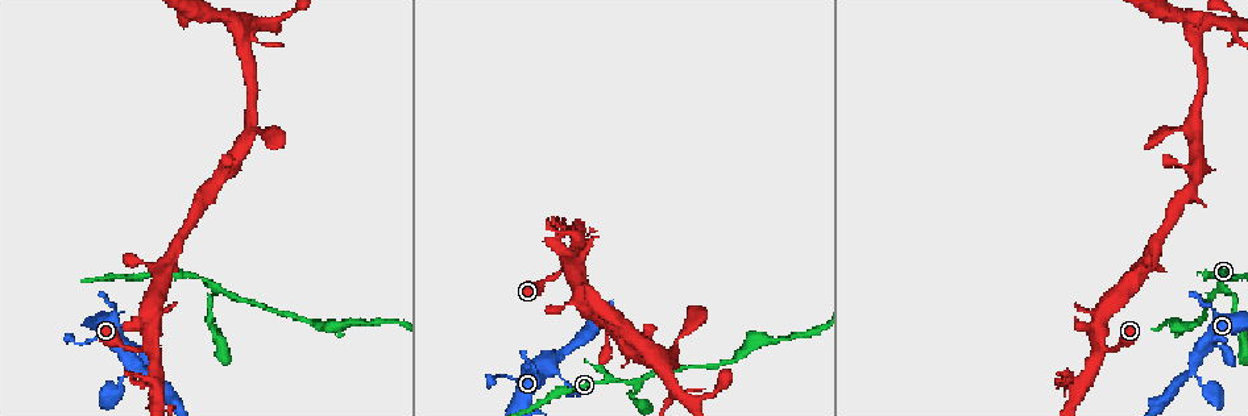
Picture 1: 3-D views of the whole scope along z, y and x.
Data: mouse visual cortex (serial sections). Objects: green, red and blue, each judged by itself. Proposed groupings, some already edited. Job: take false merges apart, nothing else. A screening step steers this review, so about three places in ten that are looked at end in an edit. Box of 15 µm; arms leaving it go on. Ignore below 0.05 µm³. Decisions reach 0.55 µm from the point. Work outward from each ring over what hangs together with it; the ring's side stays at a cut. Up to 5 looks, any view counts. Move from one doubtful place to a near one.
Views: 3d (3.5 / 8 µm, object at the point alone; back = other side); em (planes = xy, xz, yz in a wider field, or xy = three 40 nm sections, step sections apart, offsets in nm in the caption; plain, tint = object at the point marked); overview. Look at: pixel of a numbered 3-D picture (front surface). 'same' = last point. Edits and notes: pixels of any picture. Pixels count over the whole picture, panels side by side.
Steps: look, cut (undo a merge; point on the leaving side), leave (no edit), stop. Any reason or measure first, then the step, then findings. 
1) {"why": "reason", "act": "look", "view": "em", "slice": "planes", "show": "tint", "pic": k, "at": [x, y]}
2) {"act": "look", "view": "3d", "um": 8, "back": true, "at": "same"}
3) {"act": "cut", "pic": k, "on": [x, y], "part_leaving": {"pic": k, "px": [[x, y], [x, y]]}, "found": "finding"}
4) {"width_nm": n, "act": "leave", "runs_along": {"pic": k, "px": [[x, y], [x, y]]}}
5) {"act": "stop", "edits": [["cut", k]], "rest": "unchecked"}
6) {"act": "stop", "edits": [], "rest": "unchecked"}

{"why": "a fork", "act": "look", "view": "3d", "um": 3.5, "pic": 1, "at": [630, 384]}

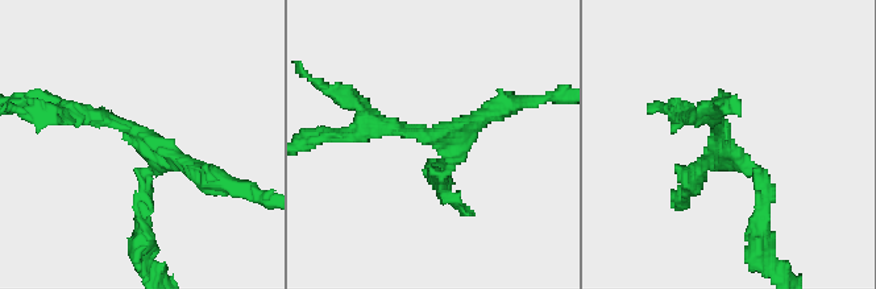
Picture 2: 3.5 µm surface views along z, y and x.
{"act": "look", "view": "em", "slice": "xy", "step": 2, "show": "tint", "pic": 2, "at": [724, 125]}

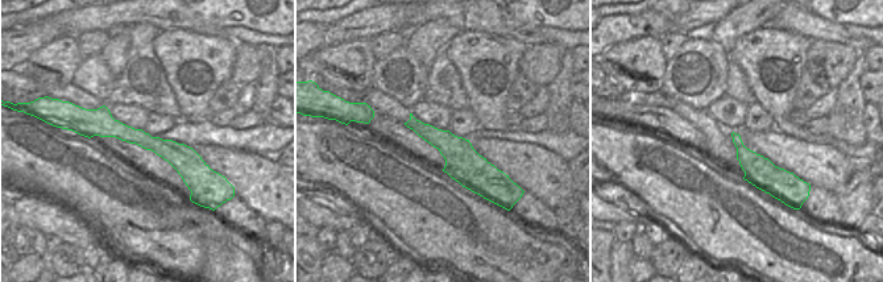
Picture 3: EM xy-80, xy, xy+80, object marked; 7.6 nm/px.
{"arms": 3, "act": "leave", "runs_along": {"pic": 2, "px": [[57, 103], [117, 119], [202, 176]]}, "found": "all the same cell"}

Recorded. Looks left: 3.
{"why": "sharp bend", "act": "look", "view": "3d", "um": 3.5, "pic": 1, "at": [1077, 392]}

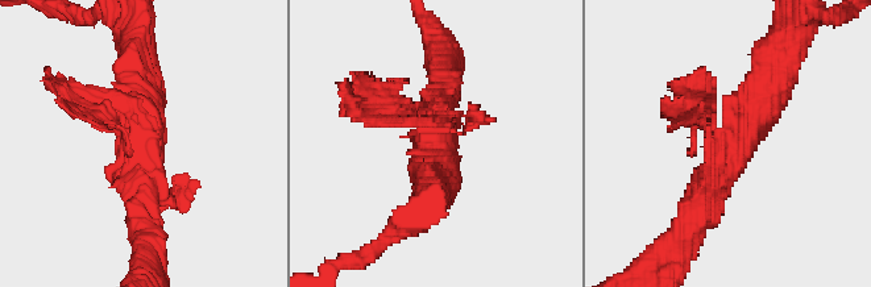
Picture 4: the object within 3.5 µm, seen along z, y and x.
{"act": "cut", "pic": 4, "on": [397, 83], "part_leaving": {"pic": 4, "px": [[414, 120], [405, 120], [356, 73]]}, "found": "two cells meet here"}

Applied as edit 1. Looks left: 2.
{"act": "stop", "edits": [["cut", 4]], "rest": "unchecked"}

